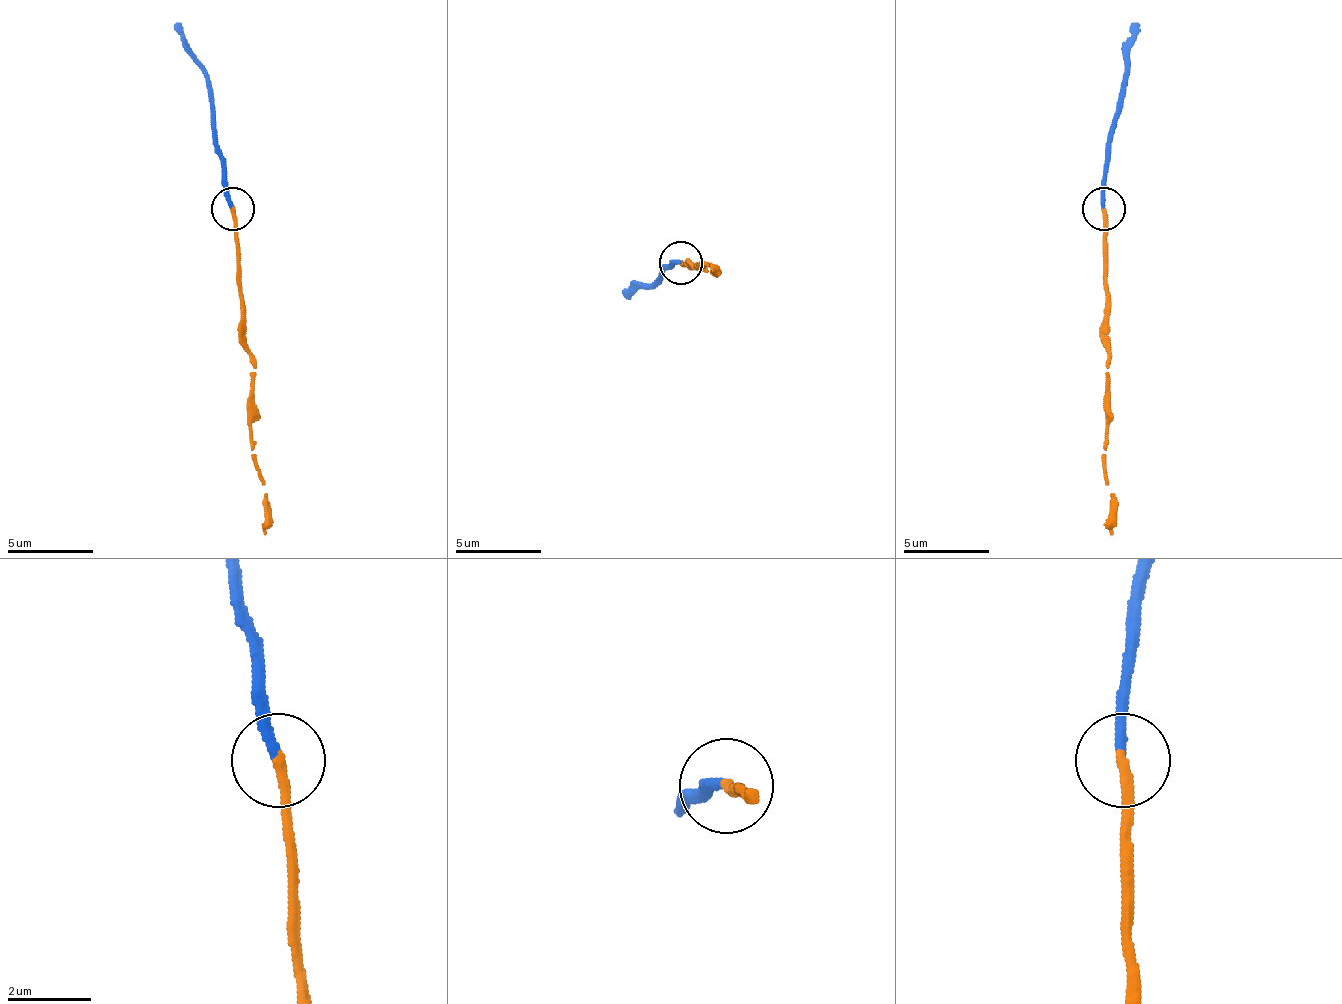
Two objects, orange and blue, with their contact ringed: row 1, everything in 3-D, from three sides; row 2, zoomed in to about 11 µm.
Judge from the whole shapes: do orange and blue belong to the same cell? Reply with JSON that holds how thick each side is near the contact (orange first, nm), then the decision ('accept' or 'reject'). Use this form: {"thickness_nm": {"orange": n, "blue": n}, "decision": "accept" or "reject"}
{"thickness_nm": {"orange": 260, "blue": 240}, "decision": "accept"}

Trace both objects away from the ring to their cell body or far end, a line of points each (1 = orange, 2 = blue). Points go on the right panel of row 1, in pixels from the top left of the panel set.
1: (1102, 207), (1111, 536)
2: (1102, 207), (1132, 21)

